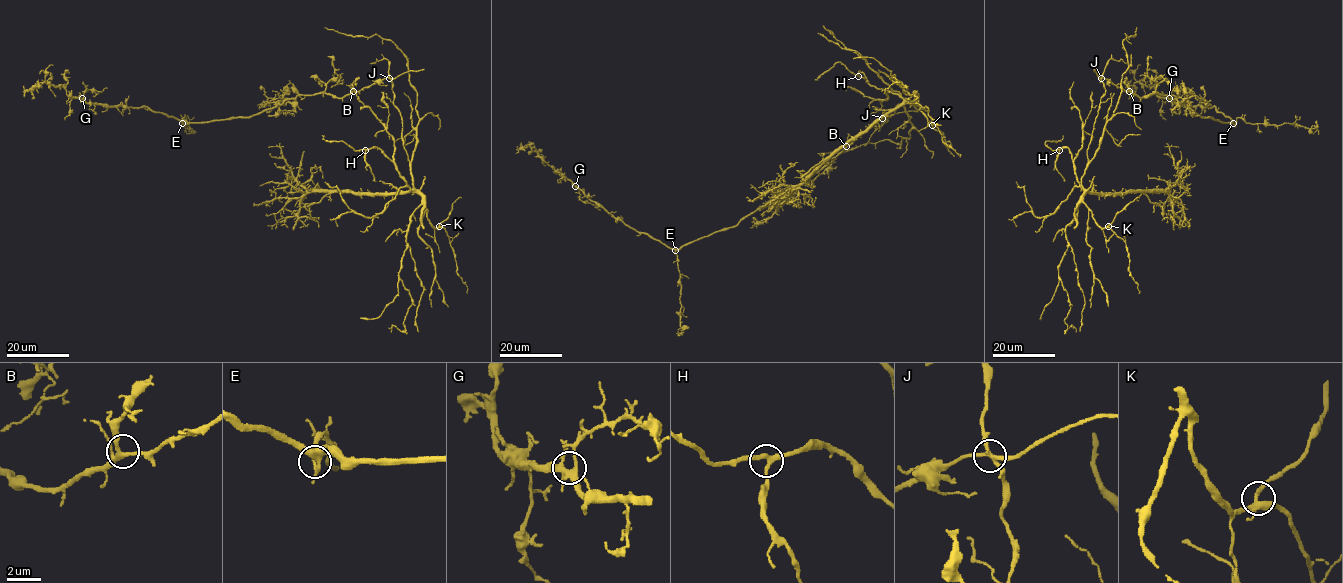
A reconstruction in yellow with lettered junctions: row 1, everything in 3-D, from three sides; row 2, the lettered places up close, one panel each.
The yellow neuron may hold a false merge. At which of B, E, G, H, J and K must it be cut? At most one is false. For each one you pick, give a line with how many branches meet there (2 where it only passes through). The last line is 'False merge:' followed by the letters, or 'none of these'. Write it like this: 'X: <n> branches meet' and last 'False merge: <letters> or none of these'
J: 4 branches meet
False merge: J

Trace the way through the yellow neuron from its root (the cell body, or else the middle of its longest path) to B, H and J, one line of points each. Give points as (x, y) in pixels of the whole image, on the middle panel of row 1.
B: (828, 160), (846, 146)
H: (828, 160), (882, 118), (885, 122), (906, 100), (858, 76)
J: (828, 160), (882, 118)

